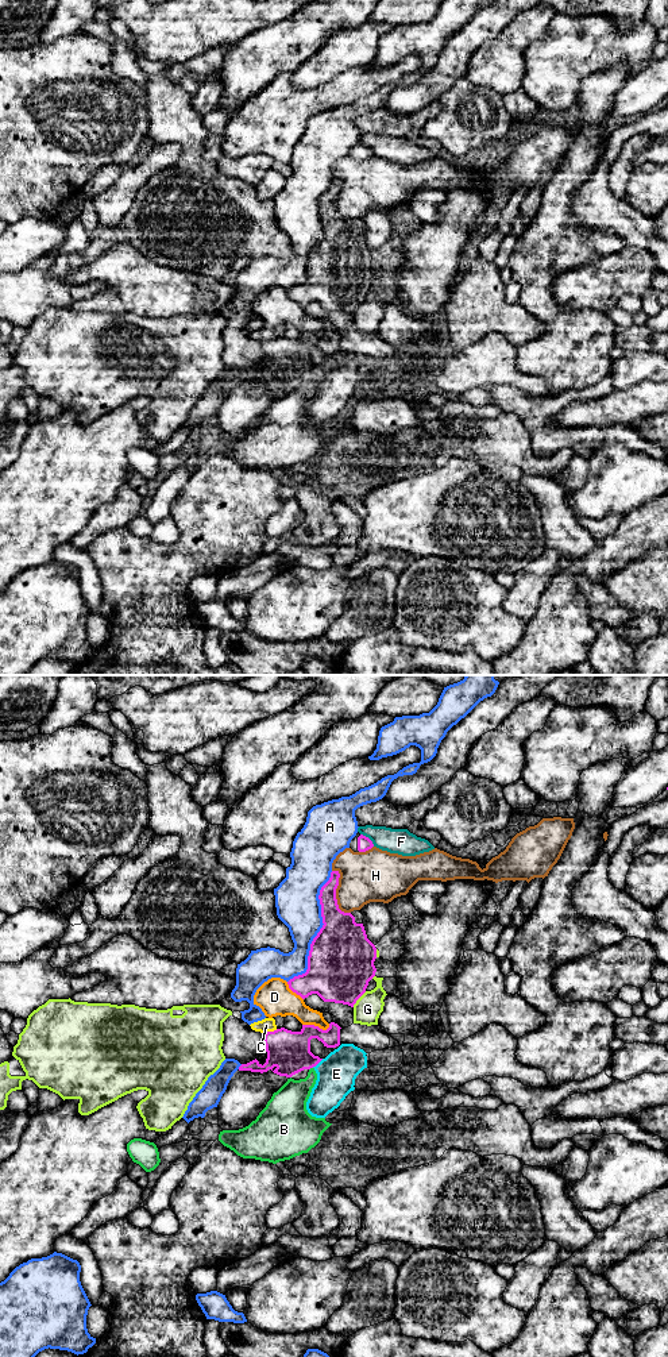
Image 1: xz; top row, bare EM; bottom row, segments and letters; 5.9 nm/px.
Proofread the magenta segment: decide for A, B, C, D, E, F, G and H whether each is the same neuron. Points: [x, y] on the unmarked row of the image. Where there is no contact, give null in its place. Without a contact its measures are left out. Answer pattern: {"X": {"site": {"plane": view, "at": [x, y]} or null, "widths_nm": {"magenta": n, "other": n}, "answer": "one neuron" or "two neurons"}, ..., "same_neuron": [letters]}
{"A": {"site": {"plane": "xz", "at": [320, 239]}, "widths_nm": {"magenta": 400, "other": 260}, "answer": "two neurons"}, "B": {"site": {"plane": "xz", "at": [311, 376]}, "widths_nm": {"magenta": 240, "other": 200}, "answer": "two neurons"}, "C": {"site": {"plane": "xz", "at": [270, 340]}, "widths_nm": {"magenta": 240, "other": 80}, "answer": "two neurons"}, "D": {"site": {"plane": "xz", "at": [316, 335]}, "widths_nm": {"magenta": 240, "other": 160}, "answer": "two neurons"}, "E": {"site": {"plane": "xz", "at": [317, 371]}, "widths_nm": {"magenta": 240, "other": 240}, "answer": "two neurons"}, "F": {"site": {"plane": "xz", "at": [369, 147]}, "widths_nm": {"magenta": 80, "other": 150}, "answer": "two neurons"}, "G": {"site": {"plane": "xz", "at": [358, 307]}, "widths_nm": {"magenta": 400, "other": 160}, "answer": "two neurons"}, "H": {"site": {"plane": "xz", "at": [335, 201]}, "widths_nm": {"magenta": 220, "other": 300}, "answer": "two neurons"}, "same_neuron": []}

